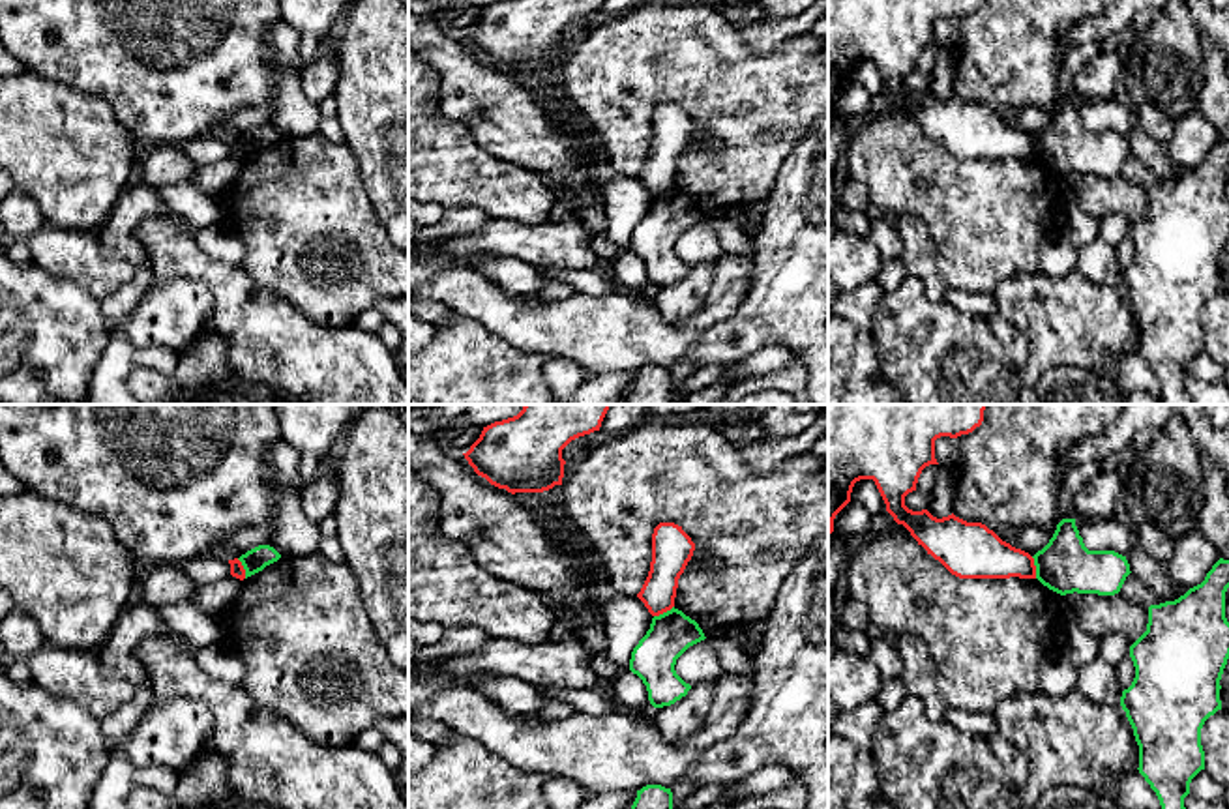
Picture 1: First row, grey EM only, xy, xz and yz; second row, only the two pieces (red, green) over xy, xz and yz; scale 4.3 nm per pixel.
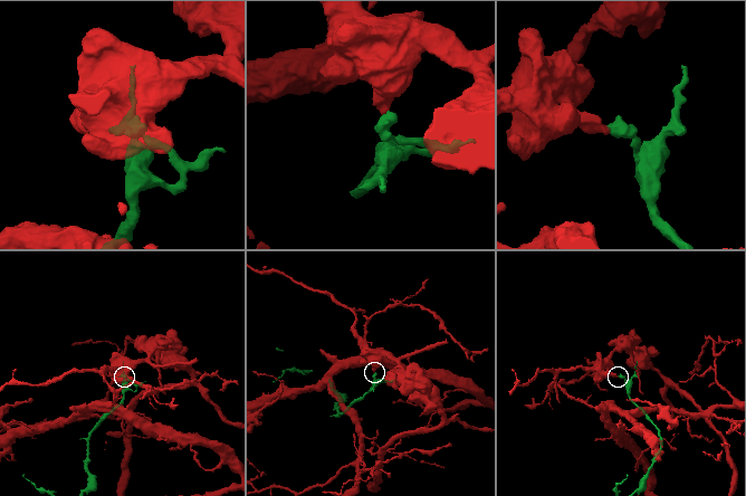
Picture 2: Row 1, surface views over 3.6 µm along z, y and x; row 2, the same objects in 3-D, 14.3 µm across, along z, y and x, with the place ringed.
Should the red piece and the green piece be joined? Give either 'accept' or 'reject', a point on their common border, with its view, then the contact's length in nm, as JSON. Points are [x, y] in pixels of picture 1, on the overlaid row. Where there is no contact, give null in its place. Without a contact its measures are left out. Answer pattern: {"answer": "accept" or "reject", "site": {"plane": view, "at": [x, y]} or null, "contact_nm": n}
{"answer": "reject", "site": {"plane": "yz", "at": [1035, 568]}, "contact_nm": 100}

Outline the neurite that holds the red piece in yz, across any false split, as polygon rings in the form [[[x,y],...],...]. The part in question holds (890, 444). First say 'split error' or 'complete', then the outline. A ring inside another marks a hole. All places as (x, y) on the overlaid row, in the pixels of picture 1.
complete | [[[828,404],[828,537],[836,515],[851,502],[856,481],[873,479],[886,511],[903,524],[927,554],[959,579],[1036,579],[1034,558],[1002,541],[982,522],[954,513],[942,519],[927,509],[912,511],[905,496],[916,491],[922,470],[939,464],[935,440],[972,433],[984,421],[985,404]]]

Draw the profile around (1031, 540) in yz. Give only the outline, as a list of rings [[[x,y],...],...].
[[[1023,526],[1021,530],[1010,534],[1010,545],[1034,556],[1049,543],[1051,537],[1053,534],[1049,530]]]

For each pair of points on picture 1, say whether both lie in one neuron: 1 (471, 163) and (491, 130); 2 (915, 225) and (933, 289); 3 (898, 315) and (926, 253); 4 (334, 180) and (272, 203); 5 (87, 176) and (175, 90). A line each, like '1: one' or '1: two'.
1: two
2: one
3: two
4: one
5: two

